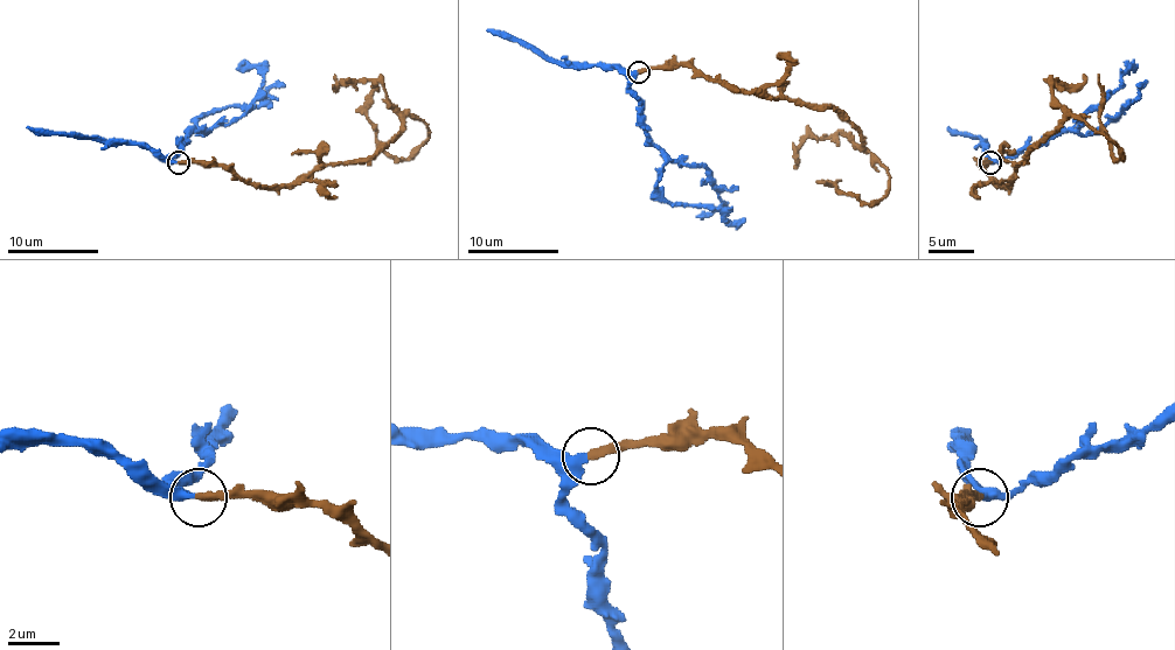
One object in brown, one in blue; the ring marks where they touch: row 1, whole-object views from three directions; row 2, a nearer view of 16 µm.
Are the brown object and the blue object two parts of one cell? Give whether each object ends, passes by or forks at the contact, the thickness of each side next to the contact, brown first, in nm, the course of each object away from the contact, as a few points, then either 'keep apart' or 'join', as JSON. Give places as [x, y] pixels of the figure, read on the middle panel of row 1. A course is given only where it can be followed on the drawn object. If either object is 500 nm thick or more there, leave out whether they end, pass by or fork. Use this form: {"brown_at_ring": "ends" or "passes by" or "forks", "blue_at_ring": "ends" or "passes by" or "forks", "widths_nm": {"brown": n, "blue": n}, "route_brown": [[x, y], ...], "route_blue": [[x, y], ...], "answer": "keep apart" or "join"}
{"brown_at_ring": "ends", "blue_at_ring": "ends", "widths_nm": {"brown": 320, "blue": 440}, "route_brown": [[639, 72], [690, 65], [745, 91], [832, 104], [888, 174], [888, 190], [868, 204], [827, 183], [840, 179]], "route_blue": [[637, 72], [630, 92], [664, 159], [656, 190], [673, 204], [716, 205], [731, 222], [745, 217]], "answer": "join"}

